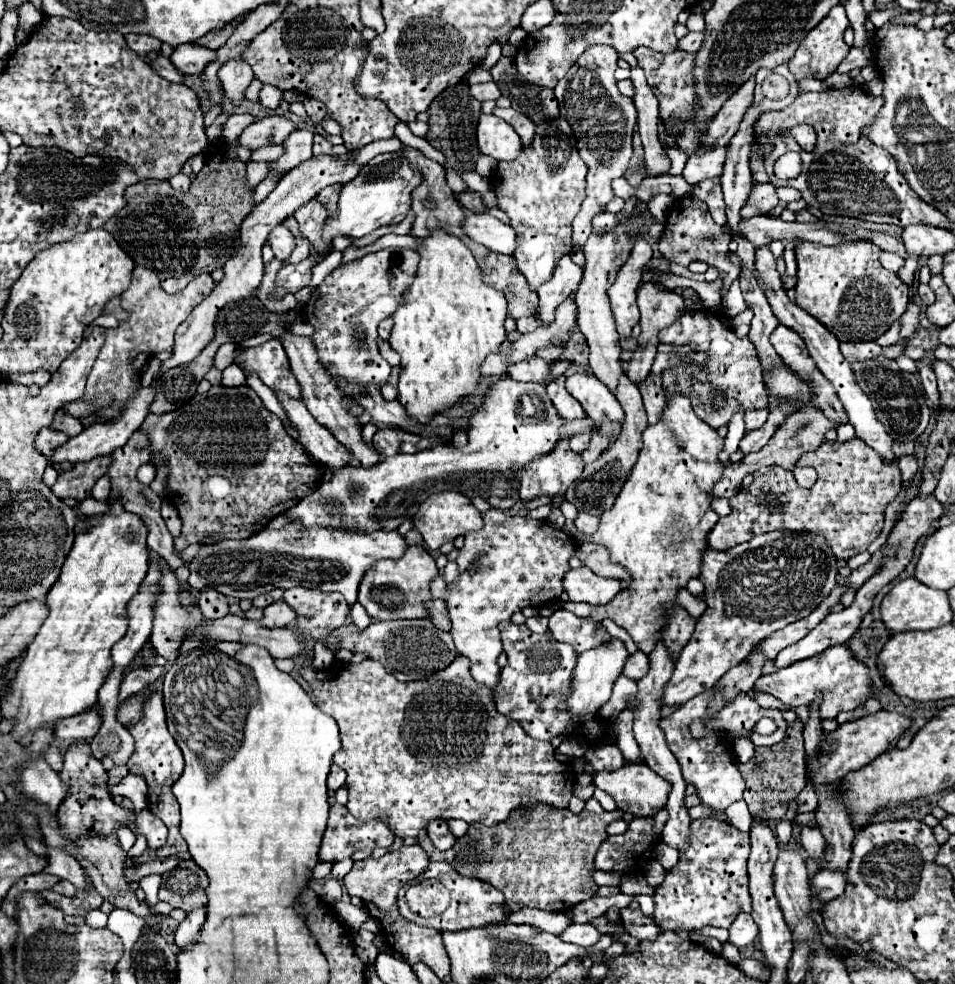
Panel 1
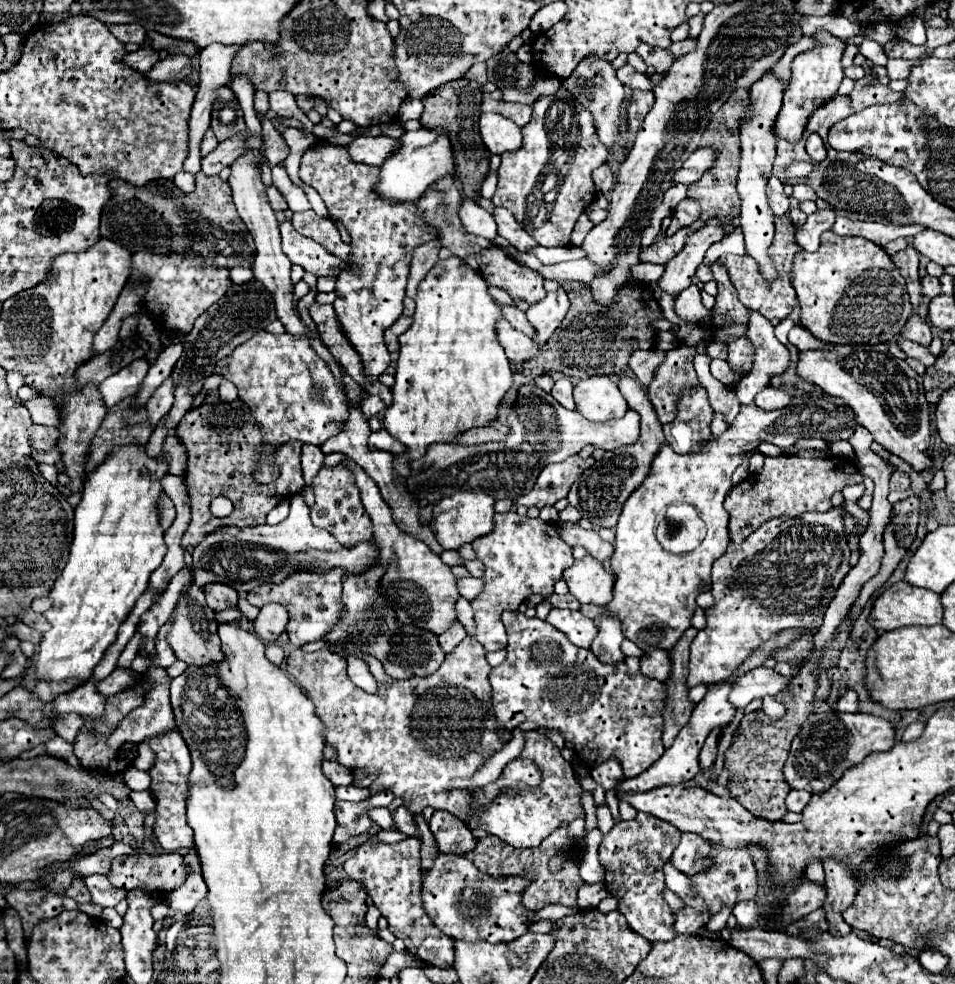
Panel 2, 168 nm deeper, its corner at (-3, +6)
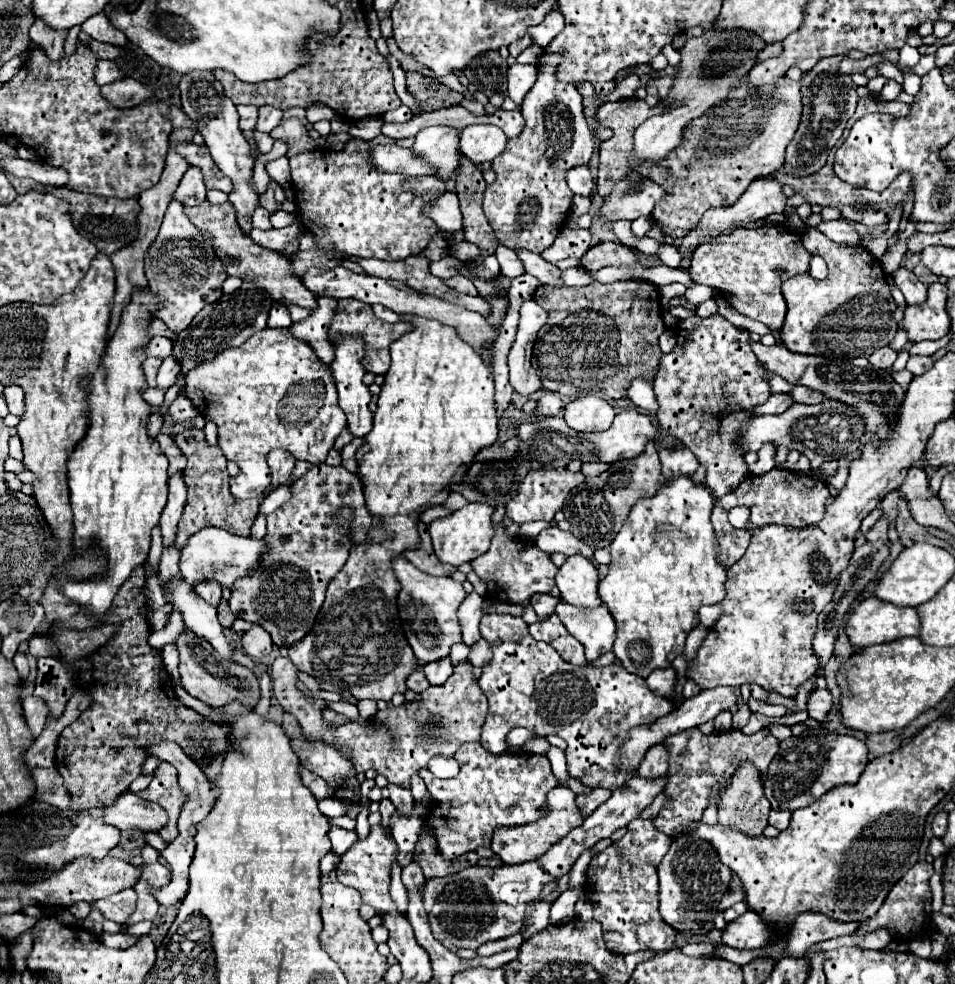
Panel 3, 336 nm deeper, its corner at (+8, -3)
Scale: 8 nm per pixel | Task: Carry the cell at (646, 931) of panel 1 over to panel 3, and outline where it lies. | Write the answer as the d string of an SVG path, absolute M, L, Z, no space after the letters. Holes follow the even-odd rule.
M636 818L628 832L606 850L598 852L588 868L586 896L594 906L594 920L604 928L604 940L610 952L630 954L638 950L664 952L674 948L678 932L666 924L658 912L658 876L656 868L668 852L672 838L660 832L652 820Z

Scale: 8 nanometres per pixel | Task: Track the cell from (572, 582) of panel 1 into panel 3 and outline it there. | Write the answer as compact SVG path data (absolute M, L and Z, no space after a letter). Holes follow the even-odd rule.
M570 556L558 570L560 598L578 608L596 608L602 604L598 598L598 570L592 560L584 556Z

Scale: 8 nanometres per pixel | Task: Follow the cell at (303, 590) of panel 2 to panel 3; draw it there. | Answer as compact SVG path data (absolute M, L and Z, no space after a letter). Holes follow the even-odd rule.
M312 466L294 482L292 500L266 516L266 542L270 544L270 552L254 576L246 576L234 584L228 602L234 616L262 624L280 648L290 648L290 644L302 640L312 630L324 602L326 586L344 566L350 548L366 542L372 526L372 516L366 510L362 484L356 474L344 466ZM342 508L350 510L346 526L338 524Z

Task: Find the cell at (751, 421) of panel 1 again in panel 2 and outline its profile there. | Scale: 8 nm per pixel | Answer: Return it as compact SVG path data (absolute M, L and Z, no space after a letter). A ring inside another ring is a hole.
M767 385L755 397L755 405L761 407L761 409L765 409L765 411L783 409L783 407L789 407L789 403L793 403L793 397L785 389L775 389L771 385Z

